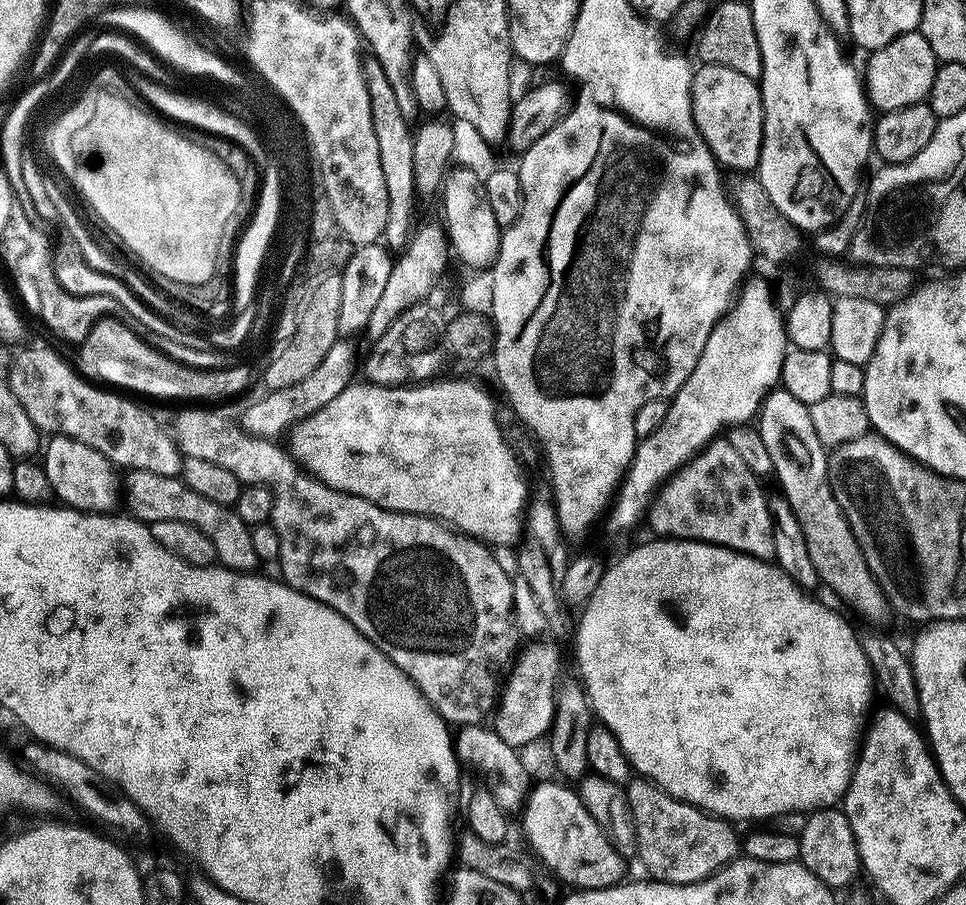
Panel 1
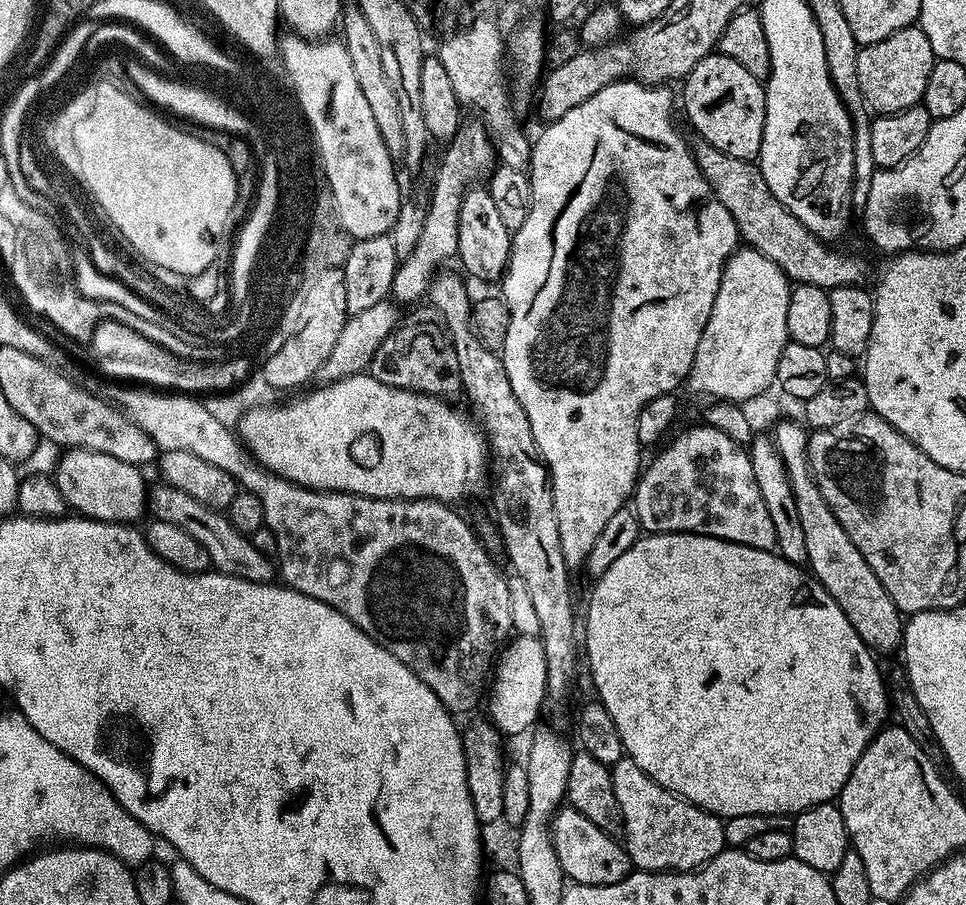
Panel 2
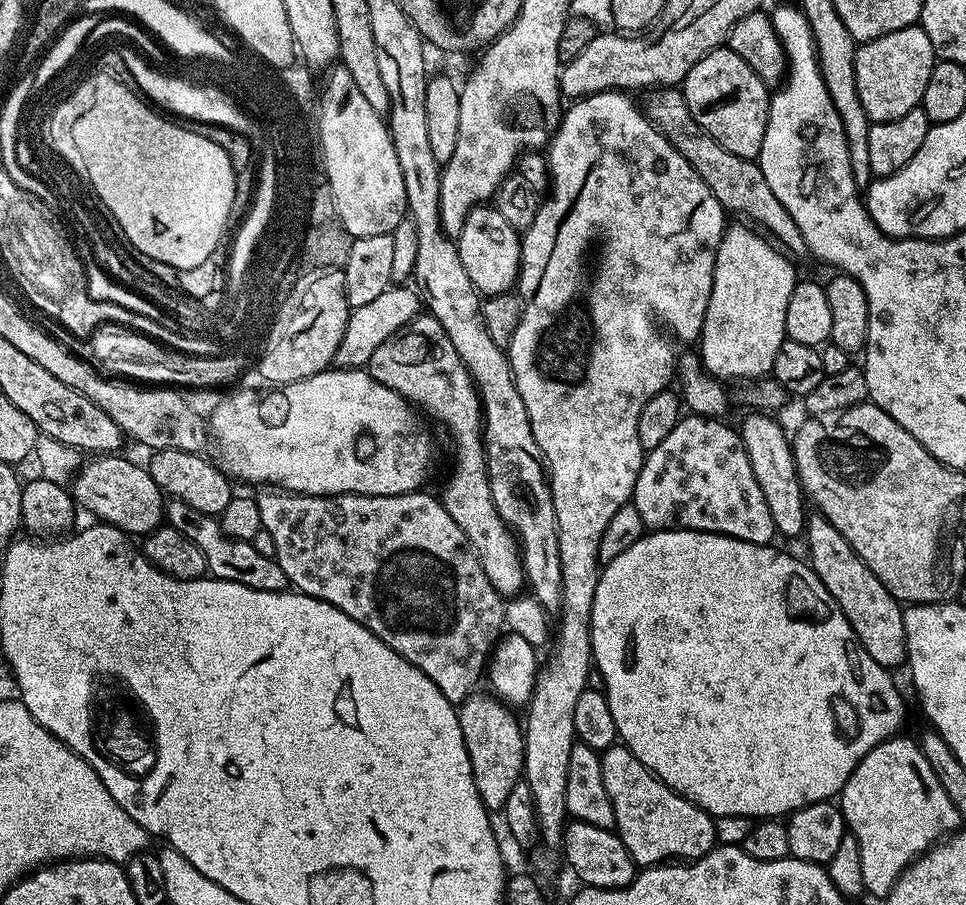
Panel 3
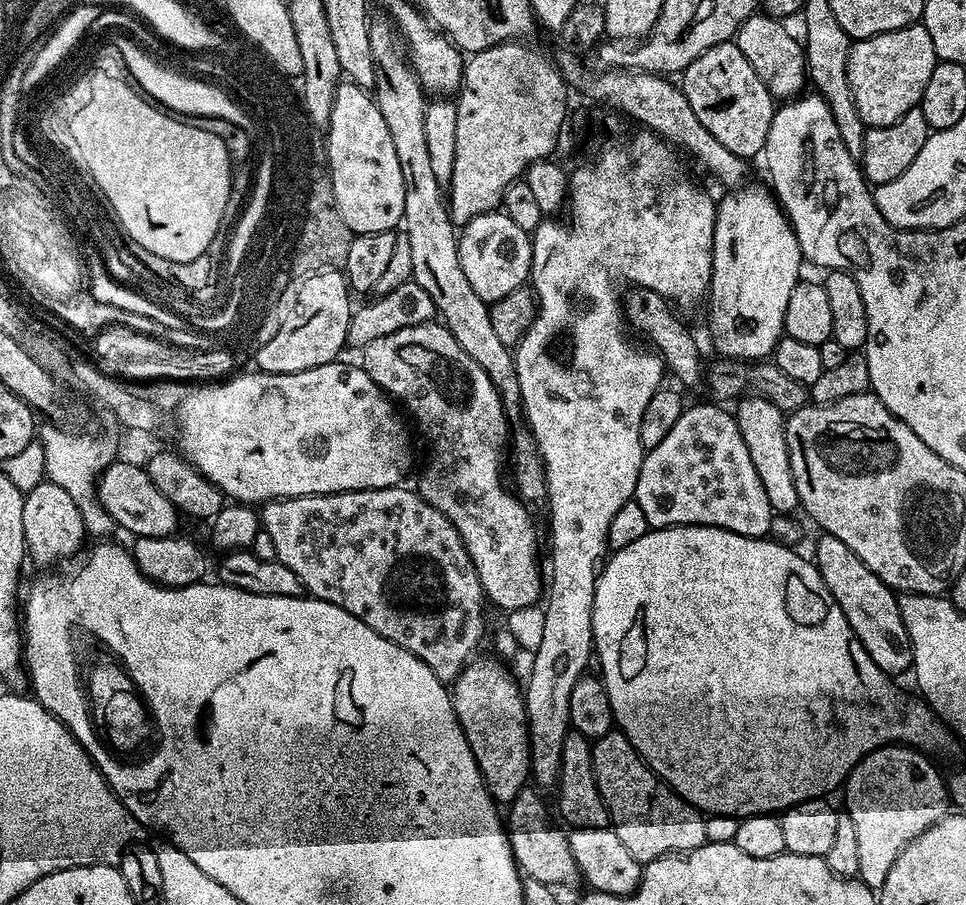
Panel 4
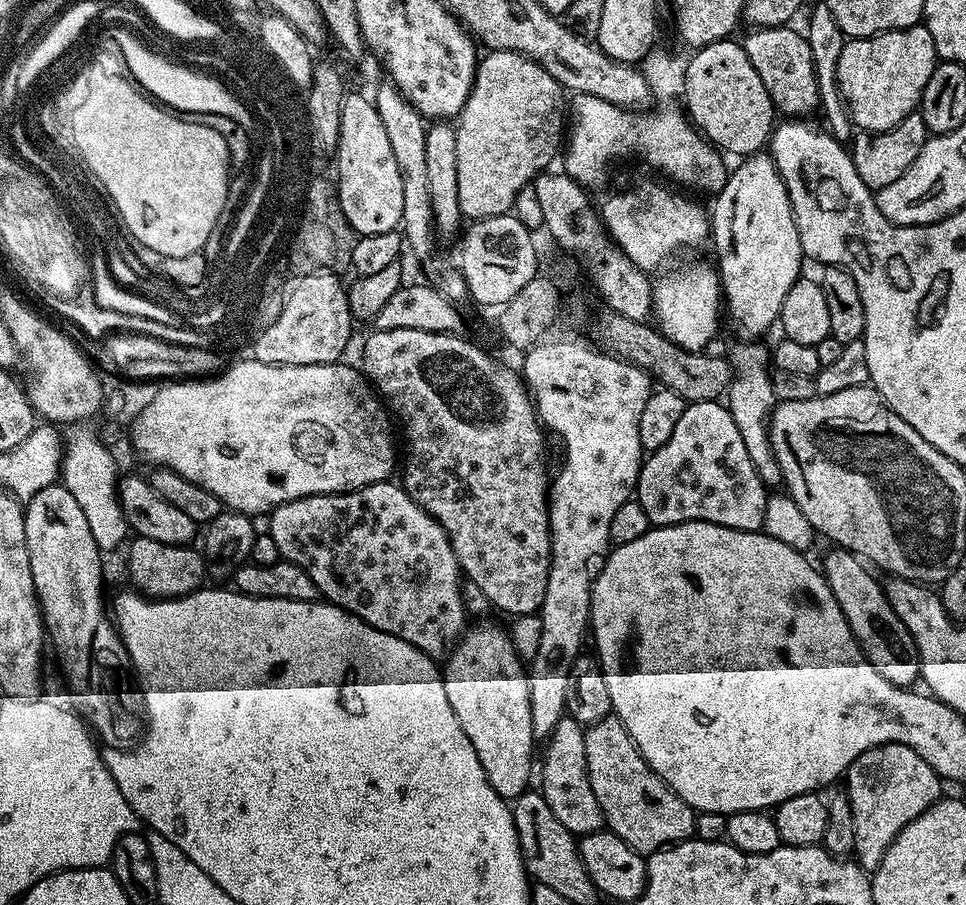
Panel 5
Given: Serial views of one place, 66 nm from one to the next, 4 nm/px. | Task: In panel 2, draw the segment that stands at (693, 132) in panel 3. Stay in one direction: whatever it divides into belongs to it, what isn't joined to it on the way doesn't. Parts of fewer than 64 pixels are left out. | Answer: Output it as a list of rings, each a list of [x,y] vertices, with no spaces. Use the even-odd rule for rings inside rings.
[[[701,140],[695,143],[693,152],[712,192],[734,218],[743,243],[770,258],[788,276],[789,281],[816,285],[825,290],[840,288],[844,284],[856,286],[864,282],[869,264],[856,254],[842,255],[828,250],[819,237],[813,236],[778,202],[770,186],[766,185],[765,176],[757,163],[730,158]]]

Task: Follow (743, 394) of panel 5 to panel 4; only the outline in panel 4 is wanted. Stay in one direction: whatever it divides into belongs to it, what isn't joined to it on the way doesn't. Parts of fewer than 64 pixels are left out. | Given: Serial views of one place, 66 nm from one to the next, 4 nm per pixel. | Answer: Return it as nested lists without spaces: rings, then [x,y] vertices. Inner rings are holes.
[[[748,394],[735,405],[736,425],[746,442],[746,450],[750,450],[750,462],[754,462],[754,470],[758,470],[758,478],[762,482],[762,490],[766,490],[766,498],[770,502],[773,513],[792,514],[797,511],[800,499],[794,486],[794,470],[790,470],[790,456],[786,442],[786,414],[774,406],[764,396]]]

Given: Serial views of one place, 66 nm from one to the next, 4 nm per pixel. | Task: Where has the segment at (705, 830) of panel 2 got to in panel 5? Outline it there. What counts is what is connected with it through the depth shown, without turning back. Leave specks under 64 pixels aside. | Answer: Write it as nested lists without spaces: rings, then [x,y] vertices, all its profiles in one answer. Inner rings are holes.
[[[616,715],[602,718],[602,722],[587,725],[586,738],[586,770],[590,778],[590,786],[594,786],[594,798],[598,798],[598,806],[602,806],[602,814],[607,831],[613,832],[622,842],[626,842],[633,850],[641,854],[651,854],[661,848],[678,844],[689,839],[696,830],[697,813],[644,761],[644,755],[638,750],[634,738],[626,730],[626,726]]]

